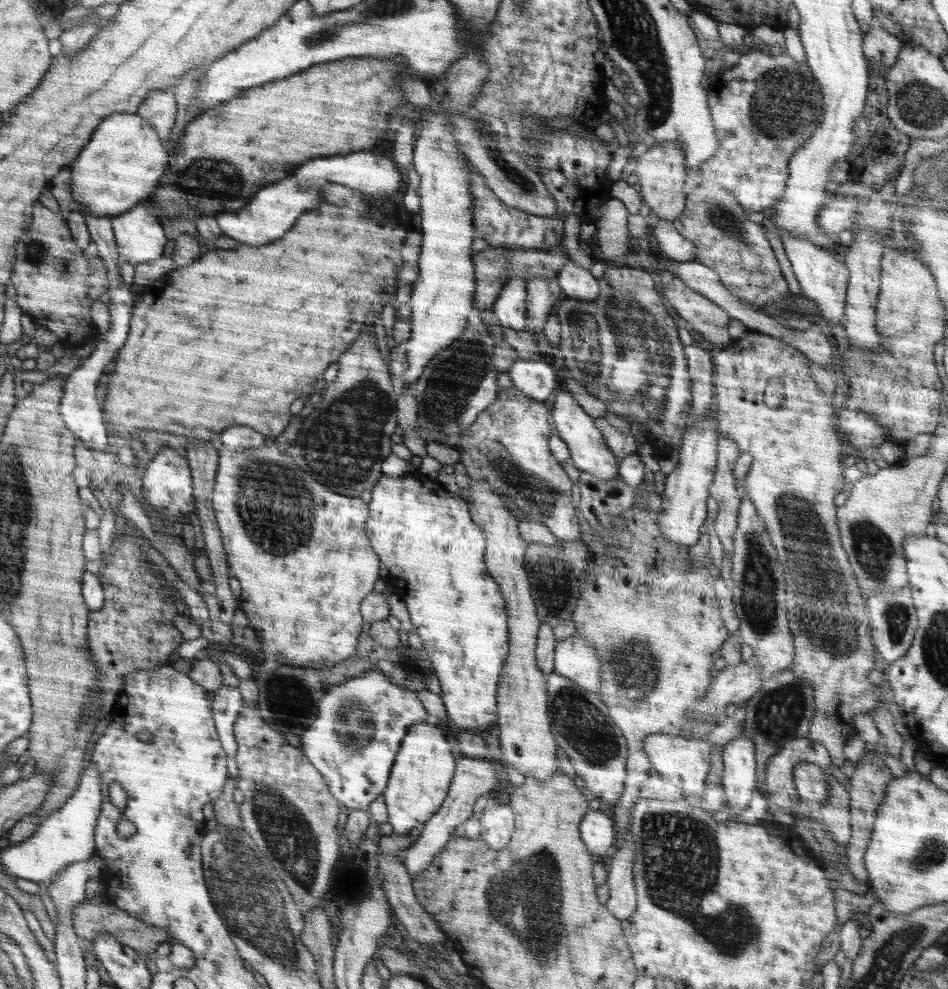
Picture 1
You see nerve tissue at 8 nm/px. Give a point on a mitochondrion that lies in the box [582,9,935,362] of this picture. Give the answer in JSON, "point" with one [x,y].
{"point":[785,104]}

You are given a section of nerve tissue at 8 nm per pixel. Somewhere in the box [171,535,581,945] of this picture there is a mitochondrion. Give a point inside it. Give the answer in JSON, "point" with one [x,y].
{"point":[284,833]}

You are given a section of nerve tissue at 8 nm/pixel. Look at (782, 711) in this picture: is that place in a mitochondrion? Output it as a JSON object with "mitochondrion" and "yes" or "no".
{"mitochondrion":"yes"}

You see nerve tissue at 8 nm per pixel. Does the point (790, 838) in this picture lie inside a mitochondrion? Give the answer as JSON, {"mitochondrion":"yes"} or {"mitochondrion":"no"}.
{"mitochondrion":"no"}

